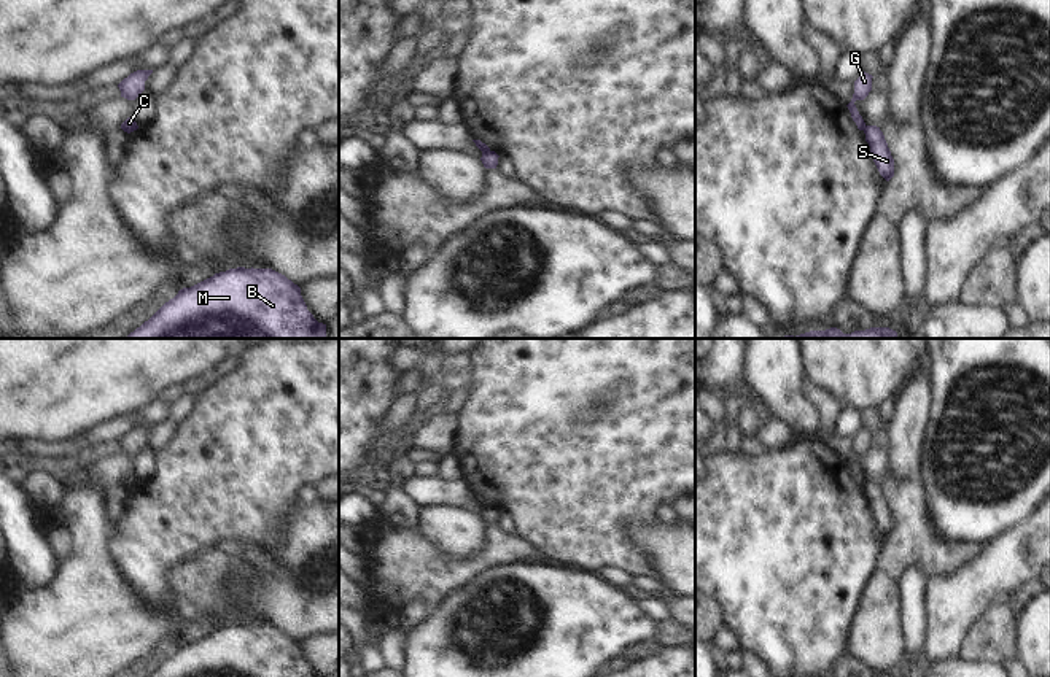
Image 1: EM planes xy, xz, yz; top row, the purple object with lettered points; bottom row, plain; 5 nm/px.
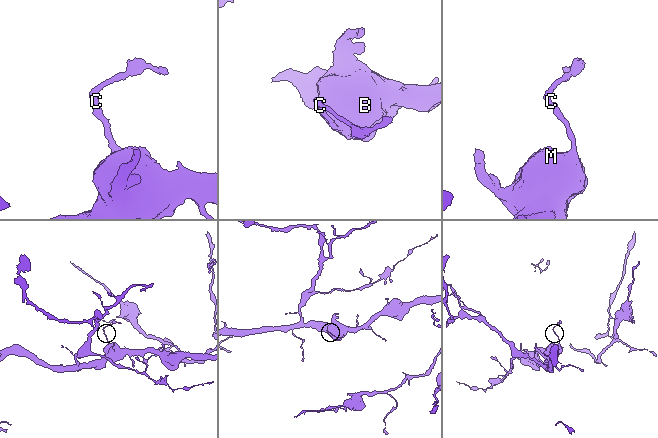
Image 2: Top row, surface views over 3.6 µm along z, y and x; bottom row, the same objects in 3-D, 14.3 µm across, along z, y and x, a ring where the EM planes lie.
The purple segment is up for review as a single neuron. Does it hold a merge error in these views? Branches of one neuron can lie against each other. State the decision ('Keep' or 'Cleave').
Cleave.

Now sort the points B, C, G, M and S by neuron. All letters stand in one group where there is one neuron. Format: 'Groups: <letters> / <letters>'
Groups: B M S / C G.

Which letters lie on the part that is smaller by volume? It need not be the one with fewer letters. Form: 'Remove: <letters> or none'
Remove: C, G

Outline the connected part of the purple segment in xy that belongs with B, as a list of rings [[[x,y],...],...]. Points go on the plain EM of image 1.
[[[229,625],[165,658],[148,677],[317,677],[301,644],[272,625]]]

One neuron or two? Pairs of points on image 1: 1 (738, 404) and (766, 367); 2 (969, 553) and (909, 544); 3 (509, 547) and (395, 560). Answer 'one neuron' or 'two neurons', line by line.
1: two neurons
2: one neuron
3: one neuron

